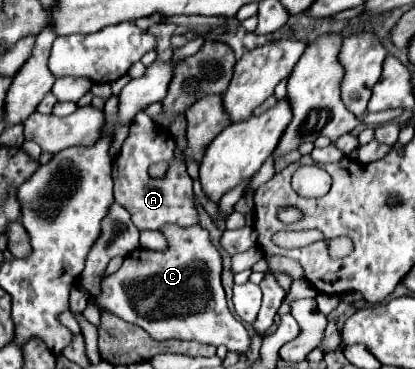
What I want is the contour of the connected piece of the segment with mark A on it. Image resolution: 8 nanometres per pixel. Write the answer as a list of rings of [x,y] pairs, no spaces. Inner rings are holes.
[[[140,112],[132,126],[130,134],[124,140],[118,156],[114,158],[112,178],[114,178],[114,200],[132,214],[132,222],[138,230],[160,230],[166,224],[192,226],[198,222],[196,210],[192,204],[192,178],[186,172],[182,158],[174,156],[176,144],[170,132],[160,130],[146,112]],[[158,162],[168,162],[168,170],[160,178],[152,178],[148,168]]]

